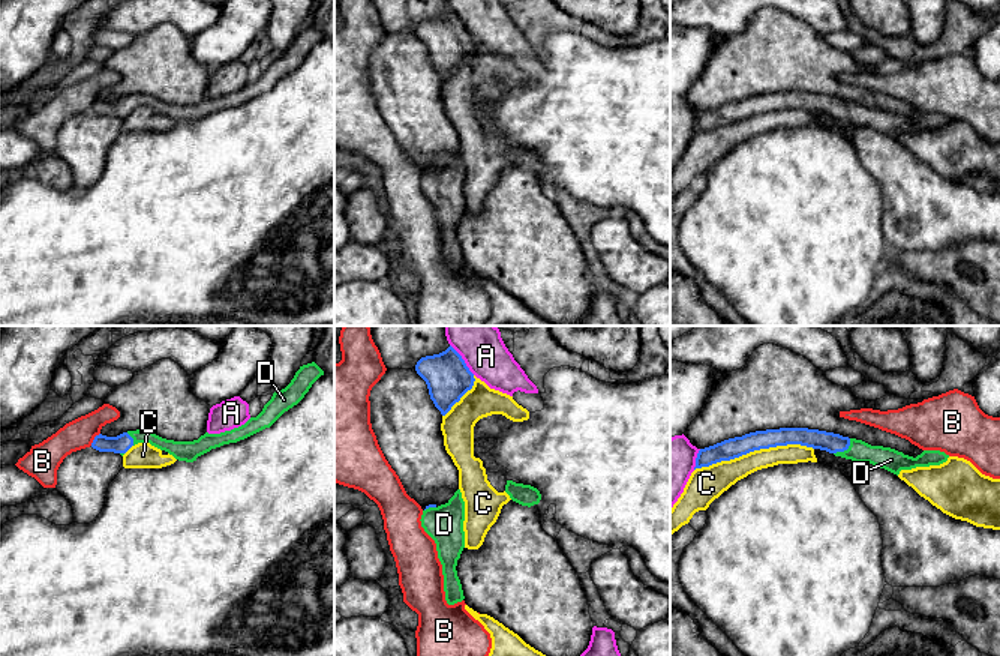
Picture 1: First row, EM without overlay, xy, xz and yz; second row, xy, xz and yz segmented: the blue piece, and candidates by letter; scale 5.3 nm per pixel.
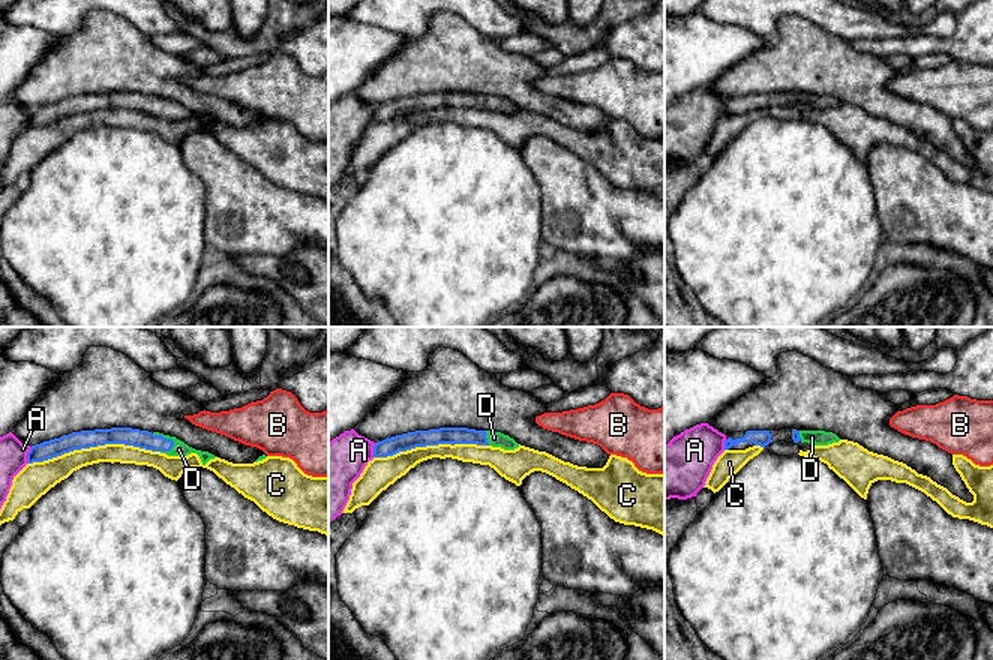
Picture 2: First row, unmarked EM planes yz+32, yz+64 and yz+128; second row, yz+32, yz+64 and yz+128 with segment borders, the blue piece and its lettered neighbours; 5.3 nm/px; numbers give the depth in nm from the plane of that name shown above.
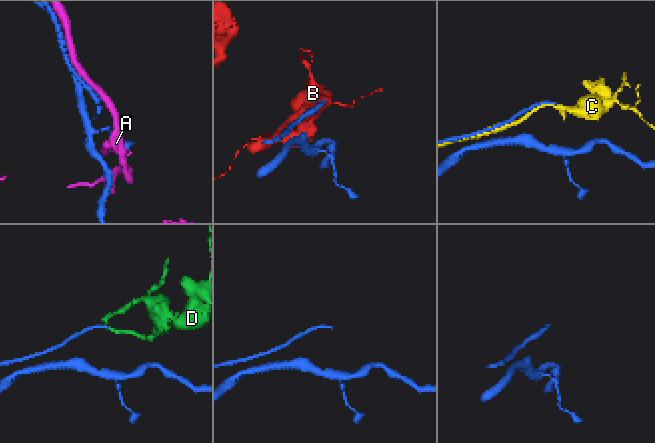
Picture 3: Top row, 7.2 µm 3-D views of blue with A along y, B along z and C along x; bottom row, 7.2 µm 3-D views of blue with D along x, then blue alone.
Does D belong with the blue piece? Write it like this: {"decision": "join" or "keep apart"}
{"decision": "join"}

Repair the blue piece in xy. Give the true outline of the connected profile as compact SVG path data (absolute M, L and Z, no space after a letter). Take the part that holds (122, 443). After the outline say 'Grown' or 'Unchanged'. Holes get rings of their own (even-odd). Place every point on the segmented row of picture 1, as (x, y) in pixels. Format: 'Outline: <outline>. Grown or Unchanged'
Outline: M315 363L300 366L291 383L273 393L271 399L264 405L256 417L250 417L244 425L220 434L205 432L193 441L174 441L162 438L150 431L127 431L117 437L96 435L91 447L99 452L114 452L121 456L138 443L150 443L151 446L168 452L178 461L193 462L198 456L223 444L237 443L265 428L270 428L285 411L297 405L309 392L312 384L324 375L324 371Z. Grown

